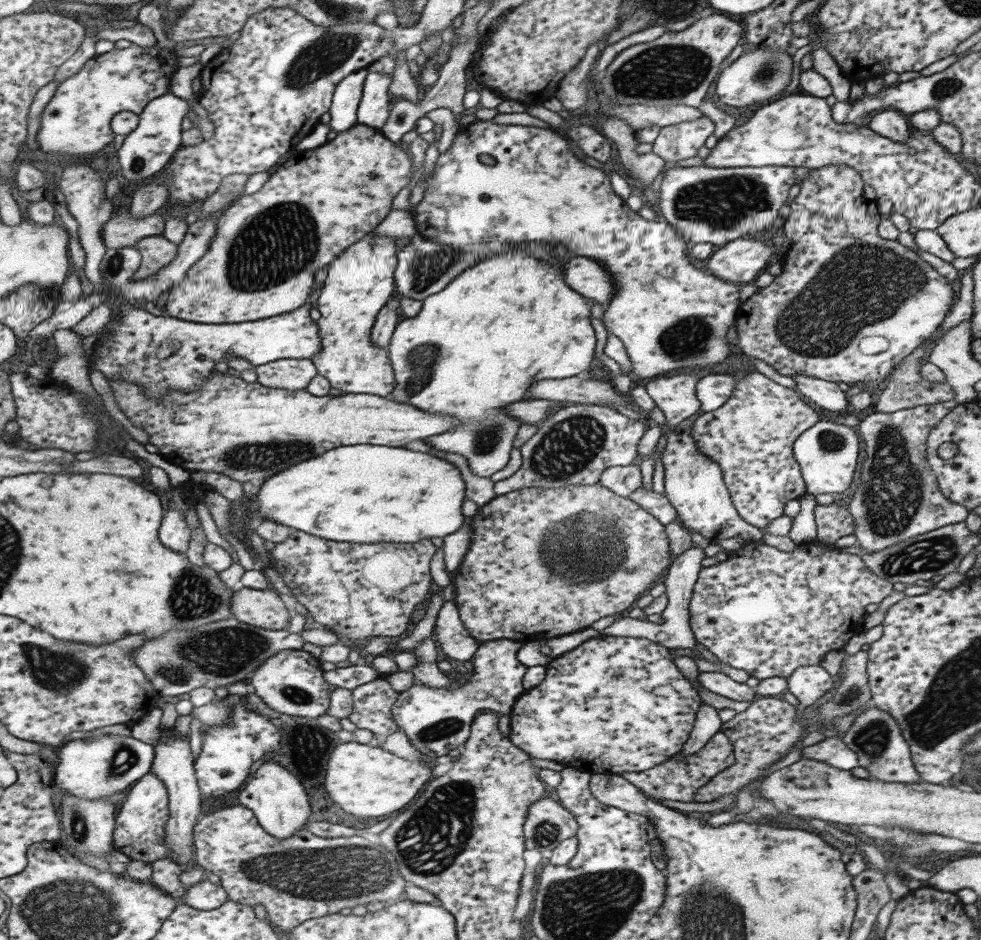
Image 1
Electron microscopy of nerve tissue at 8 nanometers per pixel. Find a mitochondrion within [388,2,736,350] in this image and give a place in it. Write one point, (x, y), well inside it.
(672, 71)

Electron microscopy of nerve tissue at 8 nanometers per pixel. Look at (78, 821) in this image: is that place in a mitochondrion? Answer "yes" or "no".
yes

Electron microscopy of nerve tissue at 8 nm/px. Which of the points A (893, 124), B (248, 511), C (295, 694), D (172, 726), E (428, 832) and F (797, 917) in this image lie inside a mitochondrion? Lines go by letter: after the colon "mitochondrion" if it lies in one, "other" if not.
A: other
B: other
C: mitochondrion
D: other
E: mitochondrion
F: other

